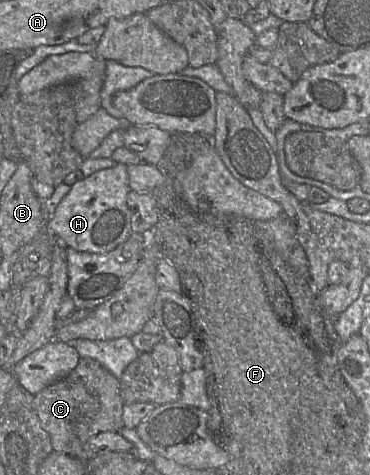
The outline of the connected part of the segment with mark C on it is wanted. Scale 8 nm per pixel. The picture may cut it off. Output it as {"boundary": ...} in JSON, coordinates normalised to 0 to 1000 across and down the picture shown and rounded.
{"boundary":[[[219,754],[203,777],[100,827],[92,855],[114,901],[138,920],[143,949],[216,966],[224,937],[251,918],[284,907],[324,907],[338,853],[324,832],[322,798],[259,758]]]}

